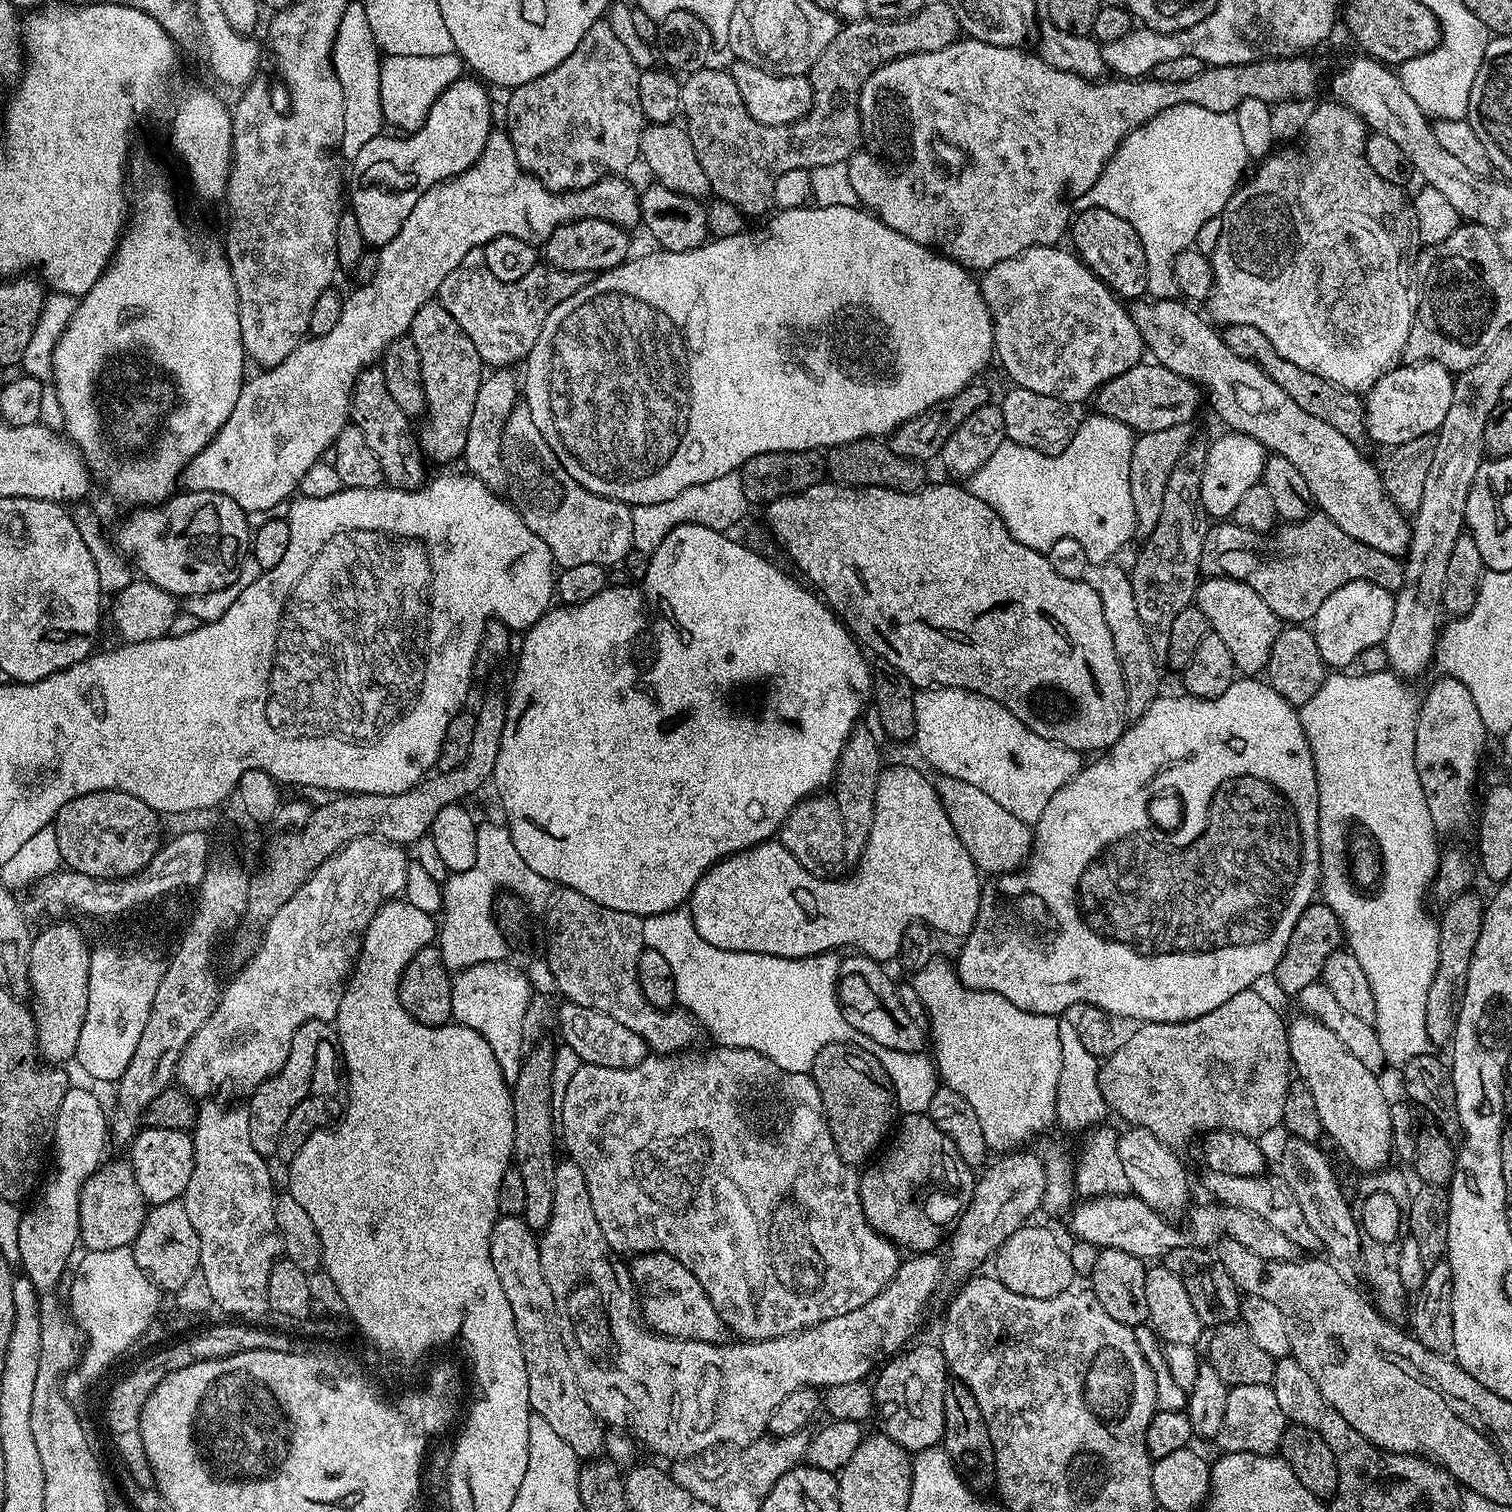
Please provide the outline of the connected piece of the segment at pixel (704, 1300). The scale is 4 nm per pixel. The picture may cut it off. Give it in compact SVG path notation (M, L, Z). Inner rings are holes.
M645 1252L635 1257L636 1261L631 1261L630 1271L632 1274L632 1282L638 1293L639 1299L642 1301L642 1319L653 1332L662 1336L671 1336L678 1340L697 1340L698 1342L706 1342L707 1344L719 1344L725 1339L726 1325L724 1319L718 1314L718 1310L714 1306L714 1302L710 1302L710 1298L706 1294L706 1290L702 1286L702 1282L696 1275L687 1268L682 1262L678 1262L673 1256L667 1256L665 1252Z

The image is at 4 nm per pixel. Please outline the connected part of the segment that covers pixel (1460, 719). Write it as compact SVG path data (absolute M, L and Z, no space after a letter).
M1441 675L1432 684L1418 708L1416 717L1416 769L1430 806L1430 818L1437 833L1452 832L1463 826L1472 804L1472 783L1480 764L1480 747L1486 733L1474 706L1474 698L1462 682Z

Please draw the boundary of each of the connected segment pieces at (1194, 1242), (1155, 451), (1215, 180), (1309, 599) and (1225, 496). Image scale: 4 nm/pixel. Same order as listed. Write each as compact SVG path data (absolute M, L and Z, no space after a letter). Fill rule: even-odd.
M1131 1194L1126 1196L1094 1196L1084 1198L1071 1209L1067 1217L1068 1224L1072 1227L1073 1237L1076 1240L1085 1240L1095 1248L1113 1248L1126 1250L1126 1254L1134 1254L1139 1260L1151 1260L1167 1256L1170 1250L1186 1248L1191 1245L1193 1249L1211 1249L1227 1238L1242 1242L1246 1250L1258 1254L1258 1258L1267 1260L1298 1260L1301 1259L1302 1250L1282 1230L1270 1226L1266 1218L1258 1218L1258 1214L1250 1214L1250 1210L1238 1210L1234 1206L1223 1202L1207 1202L1193 1207L1192 1225L1189 1228L1179 1228L1171 1224L1171 1219L1165 1213L1151 1208ZM1081 1203L1081 1204L1080 1204ZM1080 1204L1080 1205L1079 1205ZM1072 1216L1072 1217L1071 1217Z
M1192 424L1170 426L1170 430L1154 430L1135 437L1130 454L1130 498L1134 498L1136 515L1136 536L1147 538L1162 515L1162 498L1170 472L1179 460L1179 456L1193 443Z
M1193 104L1170 106L1170 110L1162 110L1162 114L1138 126L1138 130L1122 141L1102 170L1098 182L1076 199L1074 208L1076 212L1101 208L1118 214L1118 218L1126 218L1126 222L1134 226L1134 234L1138 234L1142 250L1146 250L1147 295L1167 300L1177 295L1174 262L1178 254L1189 251L1195 245L1192 243L1196 235L1223 213L1226 202L1230 202L1245 179L1248 163L1250 157L1242 142L1242 130L1233 113L1206 110L1206 106Z
M1316 510L1313 511L1311 516L1307 516L1304 520L1293 520L1291 522L1284 522L1275 529L1274 534L1265 534L1262 532L1255 532L1252 528L1243 528L1241 524L1235 522L1220 522L1217 526L1209 527L1208 536L1205 539L1204 549L1202 550L1200 560L1200 570L1205 577L1209 576L1225 576L1231 580L1240 580L1244 584L1249 584L1256 593L1262 598L1262 602L1266 602L1266 606L1270 606L1270 610L1274 610L1274 614L1281 622L1287 622L1292 626L1300 626L1305 622L1311 621L1313 617L1318 614L1318 608L1322 606L1322 602L1326 598L1338 590L1339 587L1346 586L1347 583L1354 582L1355 580L1369 580L1371 583L1376 583L1380 587L1384 587L1390 593L1396 593L1402 586L1404 581L1404 565L1399 559L1390 554L1382 554L1382 550L1374 550L1374 546L1366 546L1362 542L1358 542L1354 538L1350 538L1350 534L1346 534L1346 530L1342 530L1337 524L1325 516L1323 512Z
M1225 431L1225 436L1220 436L1216 441L1207 445L1205 454L1205 468L1202 474L1201 482L1201 500L1209 517L1228 518L1231 517L1232 511L1242 502L1242 497L1250 486L1261 483L1264 474L1264 462L1266 459L1266 449L1263 444L1259 444L1254 438L1247 436L1242 432Z

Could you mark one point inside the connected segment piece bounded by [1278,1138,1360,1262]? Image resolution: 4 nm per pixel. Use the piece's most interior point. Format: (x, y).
(1305, 1167)

